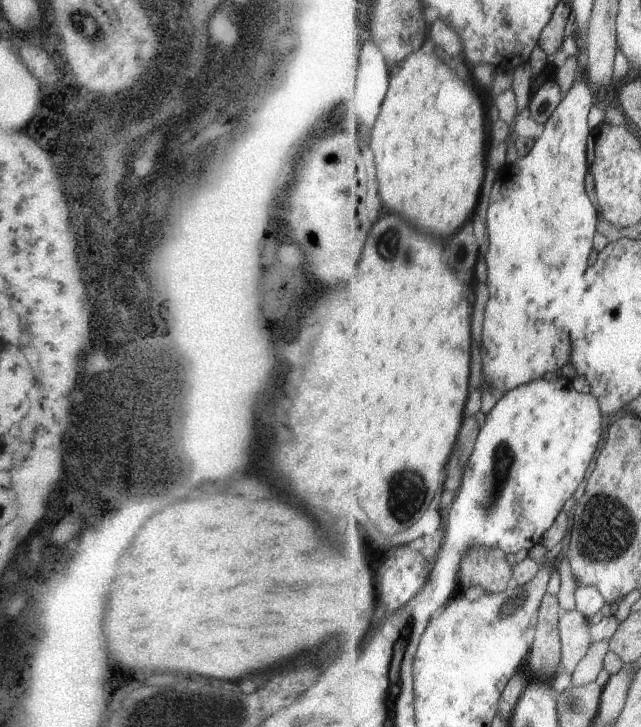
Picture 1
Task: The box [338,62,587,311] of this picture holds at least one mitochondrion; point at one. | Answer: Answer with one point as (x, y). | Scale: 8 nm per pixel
(389, 244)

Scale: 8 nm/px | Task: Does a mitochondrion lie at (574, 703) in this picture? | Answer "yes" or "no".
yes

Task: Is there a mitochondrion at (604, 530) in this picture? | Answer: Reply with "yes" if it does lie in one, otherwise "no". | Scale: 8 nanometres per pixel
yes

